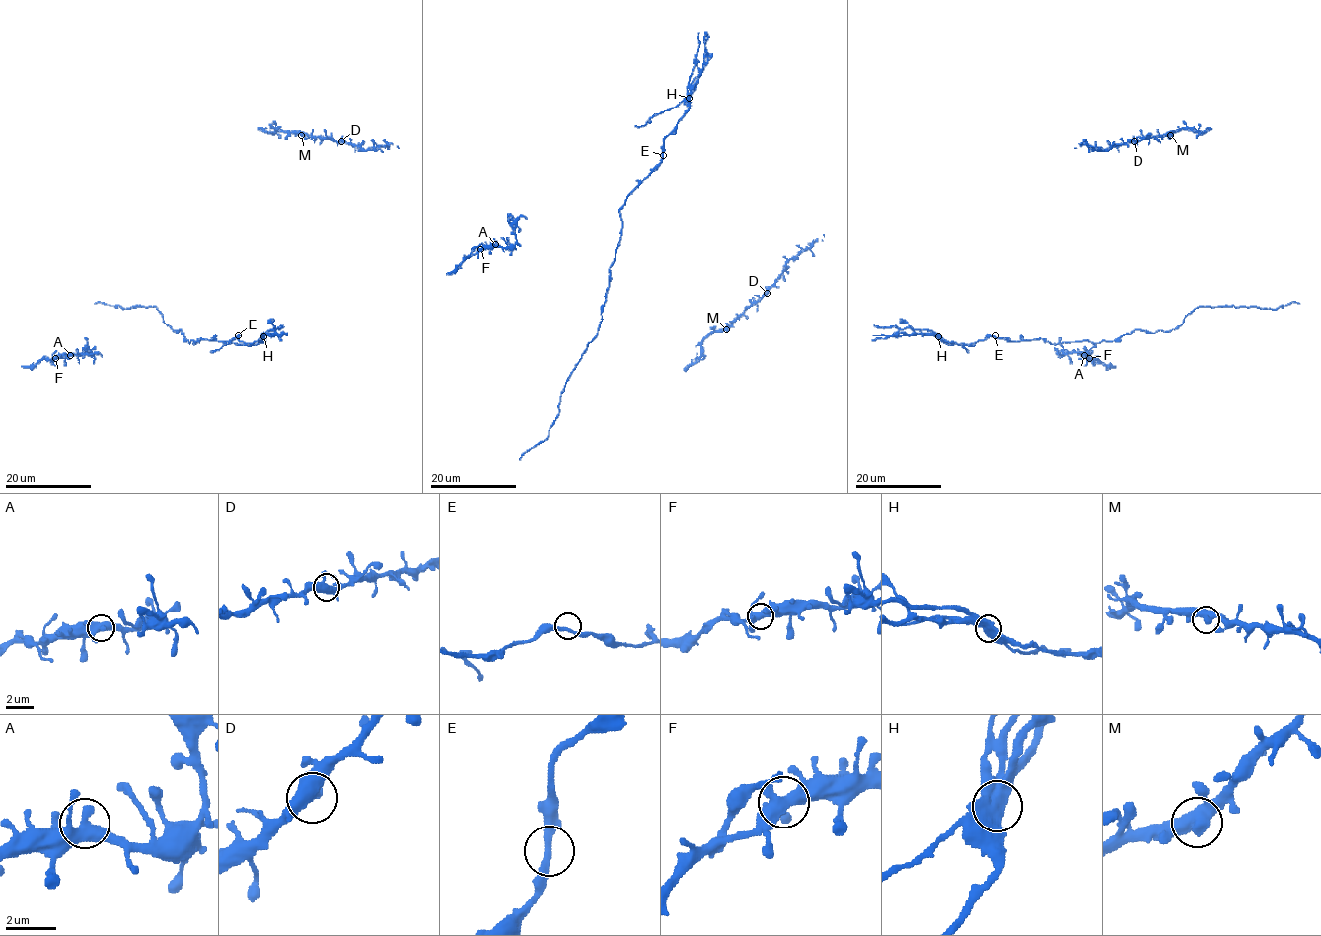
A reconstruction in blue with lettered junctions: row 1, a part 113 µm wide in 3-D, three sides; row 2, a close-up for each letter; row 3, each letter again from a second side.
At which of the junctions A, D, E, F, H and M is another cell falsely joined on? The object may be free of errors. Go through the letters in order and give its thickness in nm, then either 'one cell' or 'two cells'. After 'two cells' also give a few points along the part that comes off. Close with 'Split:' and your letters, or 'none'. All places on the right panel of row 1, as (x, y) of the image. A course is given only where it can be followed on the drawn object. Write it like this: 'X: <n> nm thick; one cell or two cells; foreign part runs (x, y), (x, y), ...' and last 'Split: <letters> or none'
A: 440 nm thick; one cell
D: 440 nm thick; one cell
E: 280 nm thick; one cell
F: 460 nm thick; one cell
H: 550 nm thick; two cells; foreign part runs (938, 336), (893, 333), (872, 341)
M: 440 nm thick; one cell
Split: H

